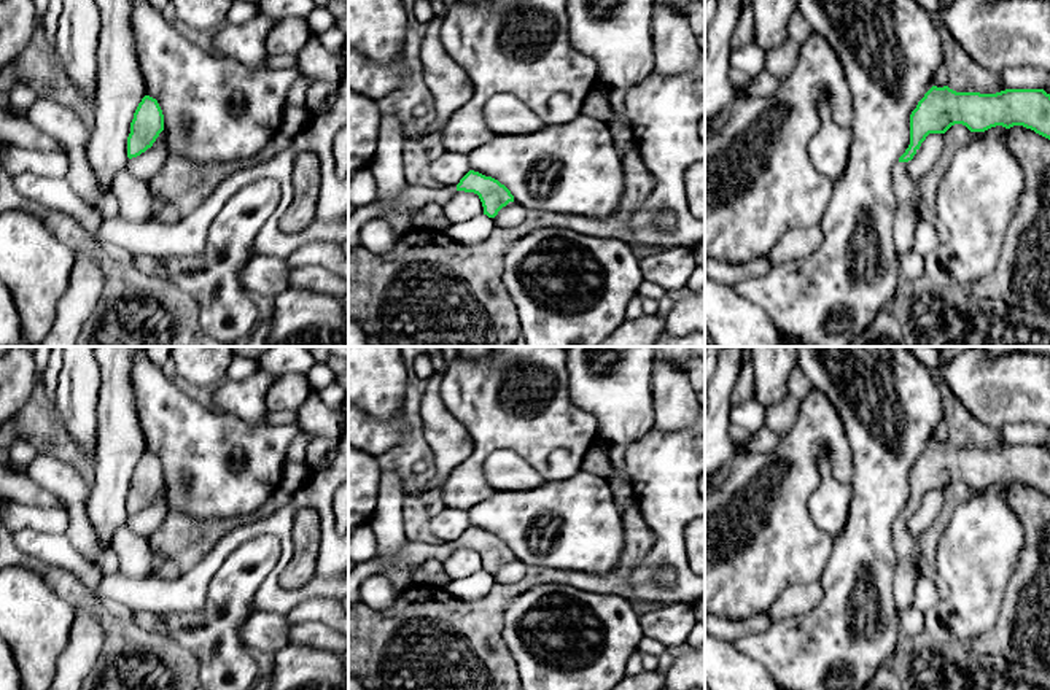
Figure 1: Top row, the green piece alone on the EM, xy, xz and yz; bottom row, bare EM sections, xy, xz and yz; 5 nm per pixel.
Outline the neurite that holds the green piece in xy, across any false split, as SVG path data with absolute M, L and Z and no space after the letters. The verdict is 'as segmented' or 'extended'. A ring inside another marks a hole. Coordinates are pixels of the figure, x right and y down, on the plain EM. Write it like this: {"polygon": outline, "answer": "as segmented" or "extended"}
{"polygon": "M145 452L138 459L127 493L127 514L137 514L153 502L164 486L164 471L156 455Z", "answer": "as segmented"}

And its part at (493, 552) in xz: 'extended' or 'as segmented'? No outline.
as segmented

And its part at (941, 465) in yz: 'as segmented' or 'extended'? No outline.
extended

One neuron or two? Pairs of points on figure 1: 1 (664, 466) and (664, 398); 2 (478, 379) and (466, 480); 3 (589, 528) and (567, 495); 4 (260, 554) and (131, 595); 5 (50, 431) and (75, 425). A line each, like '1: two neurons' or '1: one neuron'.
1: two neurons
2: one neuron
3: one neuron
4: two neurons
5: two neurons

